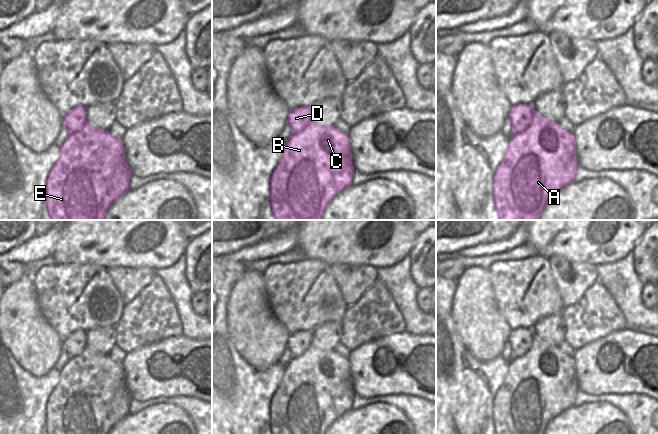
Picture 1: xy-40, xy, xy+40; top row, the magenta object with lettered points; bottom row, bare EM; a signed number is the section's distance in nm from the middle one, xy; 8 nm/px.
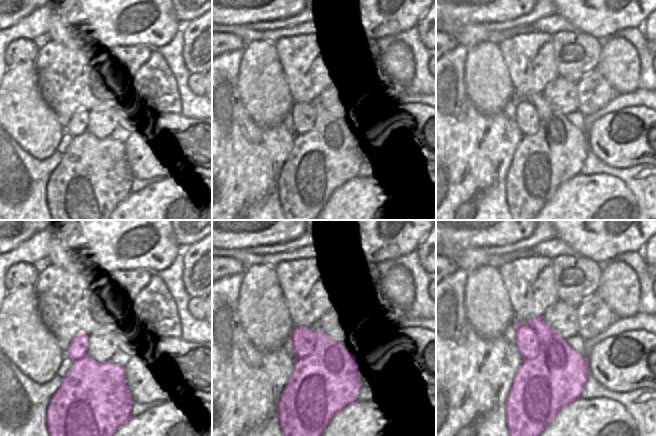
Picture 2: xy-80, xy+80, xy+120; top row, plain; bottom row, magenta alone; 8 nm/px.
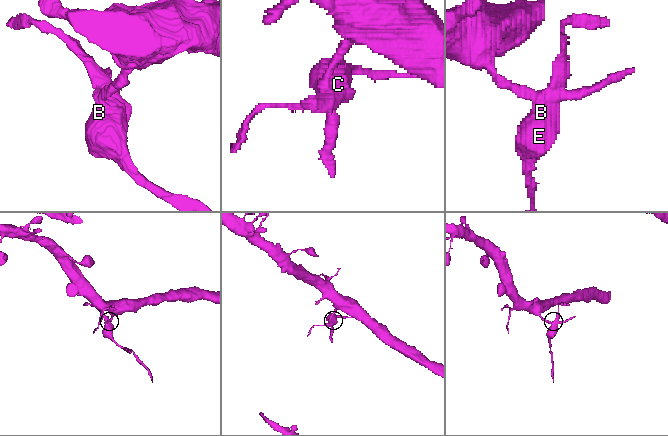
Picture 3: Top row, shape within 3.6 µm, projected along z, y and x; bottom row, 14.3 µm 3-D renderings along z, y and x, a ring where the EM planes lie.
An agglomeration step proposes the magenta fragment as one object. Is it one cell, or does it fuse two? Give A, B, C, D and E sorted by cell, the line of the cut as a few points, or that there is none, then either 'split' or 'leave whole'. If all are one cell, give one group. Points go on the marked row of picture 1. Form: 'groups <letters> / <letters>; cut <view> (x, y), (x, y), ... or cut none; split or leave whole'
groups A B C E / D; cut xy+40 (534, 110), (532, 121), (522, 131), (514, 134); split

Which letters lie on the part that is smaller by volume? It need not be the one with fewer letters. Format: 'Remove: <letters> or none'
Remove: A, B, C, E

